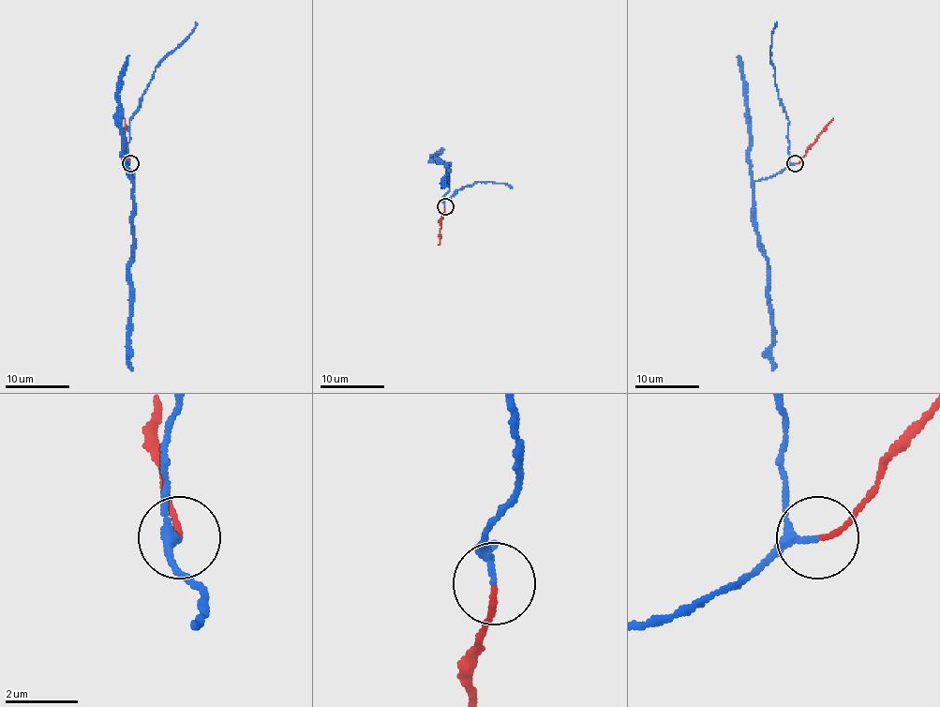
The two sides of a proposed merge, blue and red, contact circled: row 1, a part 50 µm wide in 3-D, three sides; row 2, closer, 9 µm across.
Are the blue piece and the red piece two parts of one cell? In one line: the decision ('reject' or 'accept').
accept

